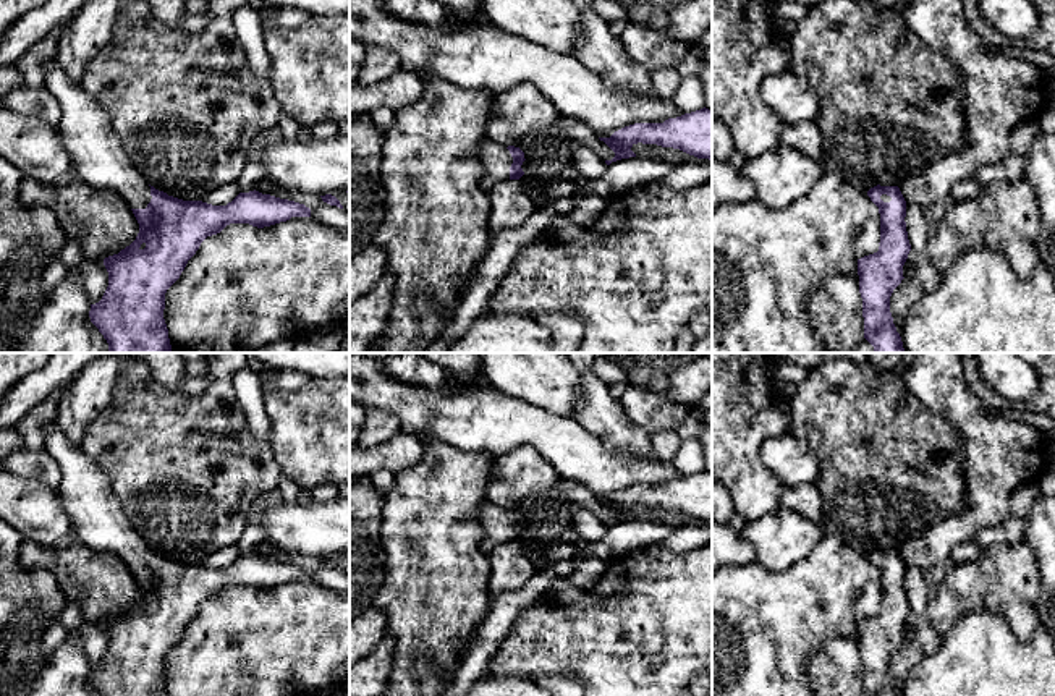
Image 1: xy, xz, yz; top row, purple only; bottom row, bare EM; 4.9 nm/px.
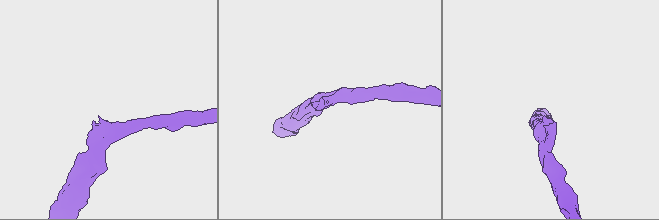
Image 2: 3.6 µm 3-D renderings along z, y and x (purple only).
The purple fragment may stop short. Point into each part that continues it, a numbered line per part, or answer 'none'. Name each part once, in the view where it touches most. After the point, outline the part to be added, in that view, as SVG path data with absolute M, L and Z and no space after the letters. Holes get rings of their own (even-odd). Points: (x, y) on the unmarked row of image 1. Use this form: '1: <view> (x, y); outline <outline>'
1: xy (86, 492); outline M50 421L44 427L45 450L57 461L61 479L58 492L76 526L76 539L86 547L118 555L129 571L146 571L150 549L121 510L110 479Z

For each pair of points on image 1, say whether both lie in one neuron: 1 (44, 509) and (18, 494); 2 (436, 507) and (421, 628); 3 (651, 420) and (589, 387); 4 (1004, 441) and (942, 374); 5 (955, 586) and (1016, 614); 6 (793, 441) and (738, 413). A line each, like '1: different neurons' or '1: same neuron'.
1: same neuron
2: same neuron
3: different neurons
4: same neuron
5: same neuron
6: different neurons

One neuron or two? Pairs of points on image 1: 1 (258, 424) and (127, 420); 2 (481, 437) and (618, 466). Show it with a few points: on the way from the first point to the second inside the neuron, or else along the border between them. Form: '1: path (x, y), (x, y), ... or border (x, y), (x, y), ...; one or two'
1: border (233, 389), (248, 431), (267, 444); two
2: path (515, 434), (550, 434), (584, 458); one

